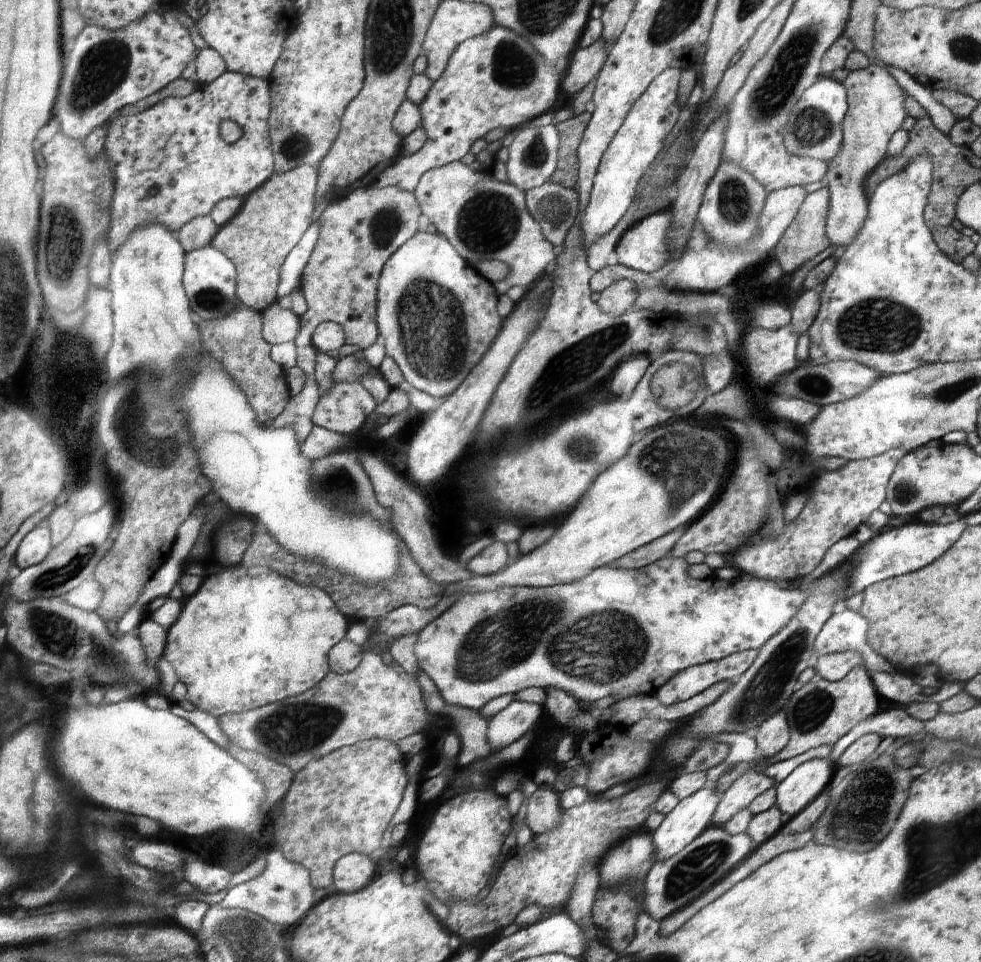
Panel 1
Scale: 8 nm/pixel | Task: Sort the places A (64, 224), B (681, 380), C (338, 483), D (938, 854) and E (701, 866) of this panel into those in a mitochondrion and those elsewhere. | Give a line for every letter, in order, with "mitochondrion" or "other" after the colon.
A: mitochondrion
B: mitochondrion
C: mitochondrion
D: mitochondrion
E: mitochondrion

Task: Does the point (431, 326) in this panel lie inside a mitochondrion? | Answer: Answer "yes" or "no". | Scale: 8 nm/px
yes

